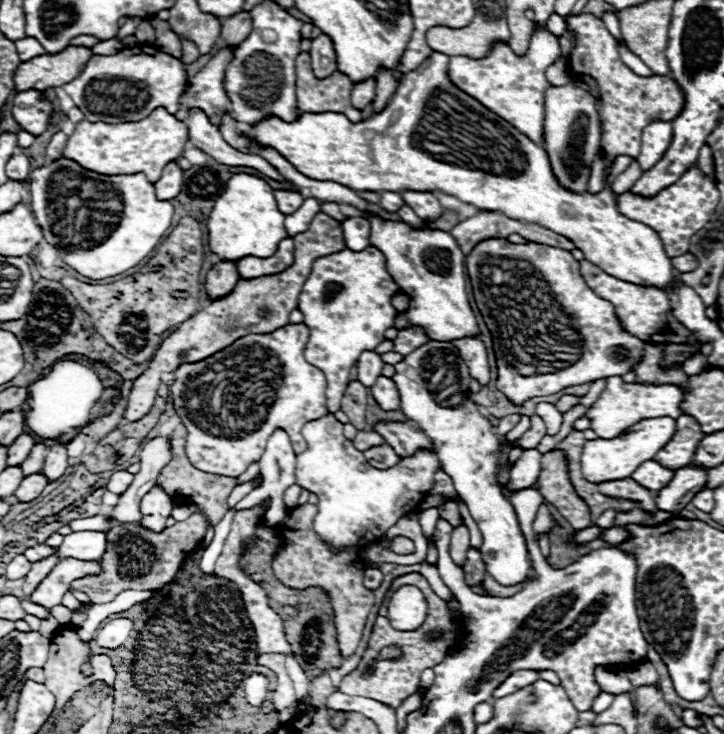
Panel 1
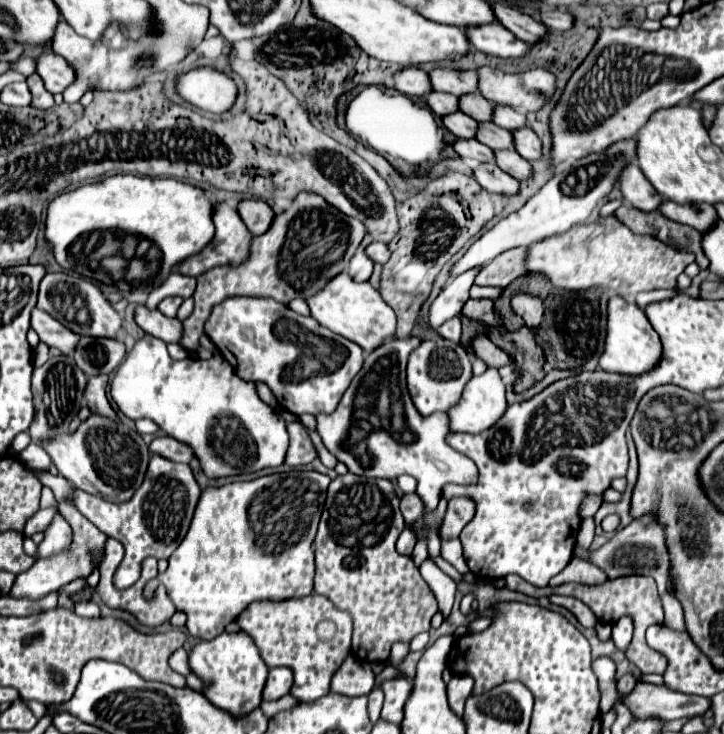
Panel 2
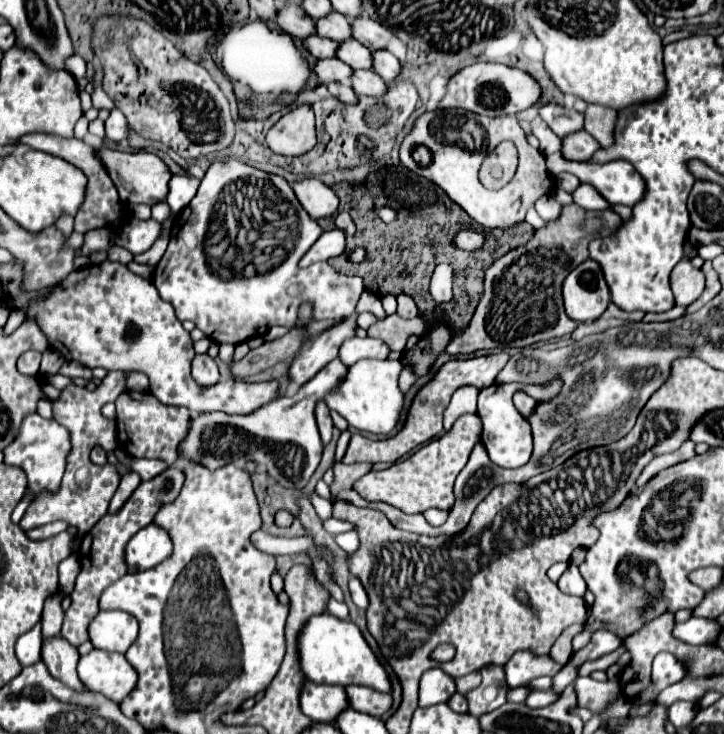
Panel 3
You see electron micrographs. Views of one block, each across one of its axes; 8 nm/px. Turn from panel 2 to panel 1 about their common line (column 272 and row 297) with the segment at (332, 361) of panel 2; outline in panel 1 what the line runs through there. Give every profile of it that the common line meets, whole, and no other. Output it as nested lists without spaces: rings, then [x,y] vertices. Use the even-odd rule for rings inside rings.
[[[368,246],[364,252],[352,252],[348,248],[334,252],[332,256],[322,256],[314,262],[312,272],[302,288],[298,308],[304,314],[304,324],[310,330],[310,340],[306,346],[306,360],[314,364],[316,368],[324,370],[328,376],[328,392],[326,392],[326,408],[330,414],[340,410],[340,400],[344,396],[344,390],[348,386],[348,374],[354,362],[358,360],[360,352],[374,350],[380,342],[384,342],[384,332],[394,326],[396,320],[396,308],[392,306],[394,294],[400,292],[398,284],[392,280],[392,276],[386,270],[386,258],[378,248]]]

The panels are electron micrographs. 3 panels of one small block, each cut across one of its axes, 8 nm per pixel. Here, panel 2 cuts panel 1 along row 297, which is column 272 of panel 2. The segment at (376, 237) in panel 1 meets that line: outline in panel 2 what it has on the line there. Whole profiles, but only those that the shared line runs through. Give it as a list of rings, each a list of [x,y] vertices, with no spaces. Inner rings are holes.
[[[146,334],[142,340],[136,342],[132,352],[126,354],[124,362],[120,364],[110,386],[110,394],[118,404],[118,410],[124,412],[128,418],[150,418],[168,436],[190,444],[208,478],[236,476],[244,472],[250,474],[262,468],[280,466],[284,462],[288,450],[286,422],[266,402],[260,400],[254,384],[242,380],[218,352],[212,360],[172,360],[162,340]],[[222,418],[228,418],[228,424],[218,424]]]

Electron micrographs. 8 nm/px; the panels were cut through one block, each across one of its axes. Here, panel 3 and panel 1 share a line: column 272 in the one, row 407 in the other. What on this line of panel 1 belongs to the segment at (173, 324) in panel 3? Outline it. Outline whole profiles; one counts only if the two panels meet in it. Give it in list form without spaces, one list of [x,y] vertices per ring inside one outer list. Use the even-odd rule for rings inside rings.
[[[380,376],[376,384],[370,388],[370,394],[374,396],[376,404],[382,410],[398,410],[400,408],[400,396],[396,390],[396,384],[388,376]]]

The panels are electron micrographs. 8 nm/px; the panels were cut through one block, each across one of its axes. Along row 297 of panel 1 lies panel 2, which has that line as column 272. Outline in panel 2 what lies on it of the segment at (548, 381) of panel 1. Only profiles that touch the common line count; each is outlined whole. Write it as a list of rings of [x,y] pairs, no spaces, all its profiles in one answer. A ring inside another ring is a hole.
[[[292,470],[246,482],[230,482],[226,486],[206,486],[202,490],[186,538],[170,556],[166,572],[158,574],[156,578],[158,584],[166,586],[176,610],[186,612],[186,628],[192,636],[200,640],[212,640],[220,636],[226,624],[234,622],[238,612],[242,612],[254,600],[284,600],[290,596],[312,594],[312,542],[324,508],[328,484],[330,478],[326,474]]]

